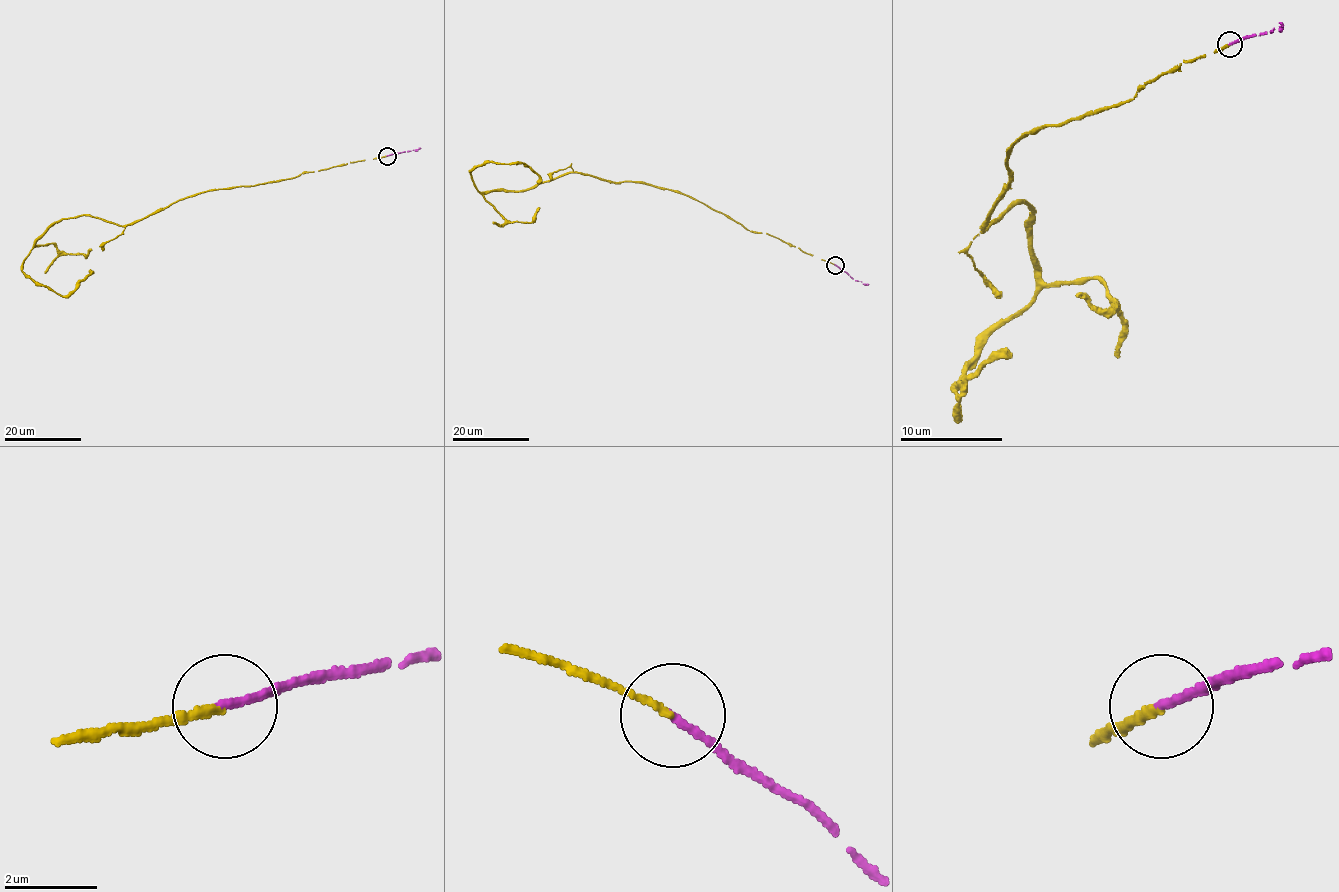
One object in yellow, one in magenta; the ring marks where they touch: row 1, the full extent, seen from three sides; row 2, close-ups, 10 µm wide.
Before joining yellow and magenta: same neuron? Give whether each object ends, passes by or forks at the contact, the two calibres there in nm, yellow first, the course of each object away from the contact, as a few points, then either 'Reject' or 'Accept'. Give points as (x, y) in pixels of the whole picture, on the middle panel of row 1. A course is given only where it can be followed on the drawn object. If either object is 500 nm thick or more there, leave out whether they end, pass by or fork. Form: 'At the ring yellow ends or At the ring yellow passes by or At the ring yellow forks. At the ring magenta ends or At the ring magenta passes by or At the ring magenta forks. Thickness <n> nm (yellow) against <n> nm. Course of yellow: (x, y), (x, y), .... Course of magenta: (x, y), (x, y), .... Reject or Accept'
At the ring yellow ends. At the ring magenta ends. Thickness 140 nm (yellow) against 170 nm. Course of yellow: (835, 265), (668, 189), (566, 173), (518, 191), (480, 192), (471, 171), (484, 162), (524, 163), (537, 183). Course of magenta: (835, 265), (853, 279), (869, 284). Accept

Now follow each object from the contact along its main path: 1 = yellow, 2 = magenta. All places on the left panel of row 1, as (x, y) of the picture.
1: (387, 156), (211, 189), (124, 226), (89, 215), (62, 218), (32, 247), (23, 270), (62, 295), (89, 271)
2: (387, 156), (421, 148)

